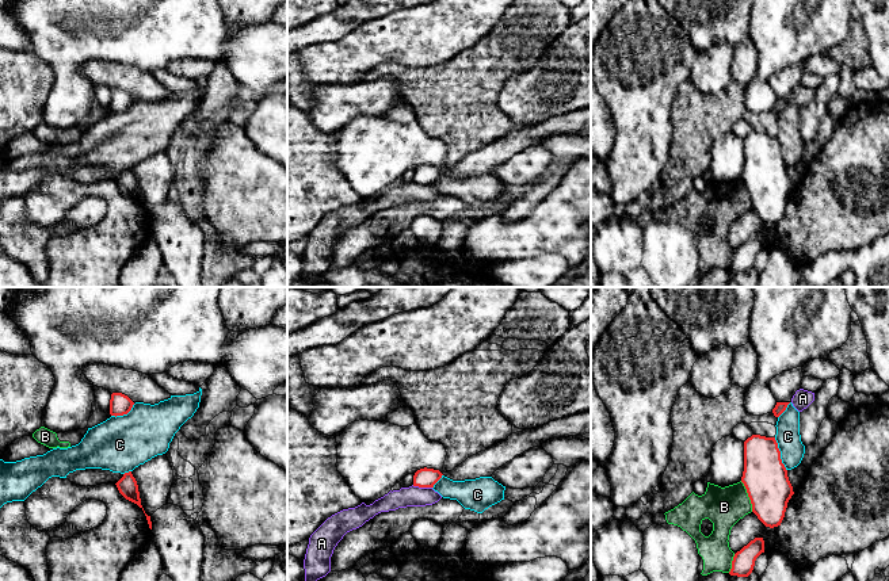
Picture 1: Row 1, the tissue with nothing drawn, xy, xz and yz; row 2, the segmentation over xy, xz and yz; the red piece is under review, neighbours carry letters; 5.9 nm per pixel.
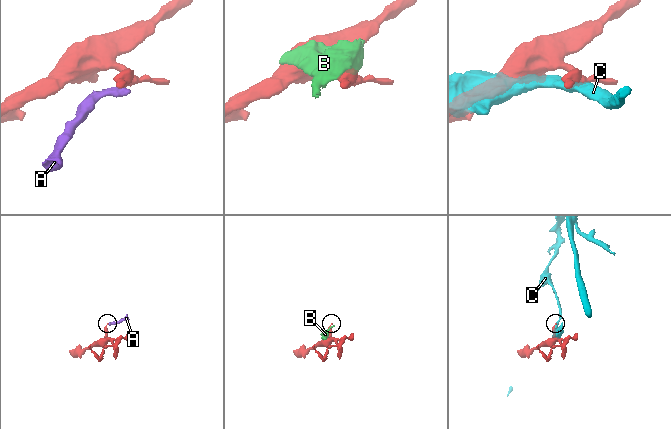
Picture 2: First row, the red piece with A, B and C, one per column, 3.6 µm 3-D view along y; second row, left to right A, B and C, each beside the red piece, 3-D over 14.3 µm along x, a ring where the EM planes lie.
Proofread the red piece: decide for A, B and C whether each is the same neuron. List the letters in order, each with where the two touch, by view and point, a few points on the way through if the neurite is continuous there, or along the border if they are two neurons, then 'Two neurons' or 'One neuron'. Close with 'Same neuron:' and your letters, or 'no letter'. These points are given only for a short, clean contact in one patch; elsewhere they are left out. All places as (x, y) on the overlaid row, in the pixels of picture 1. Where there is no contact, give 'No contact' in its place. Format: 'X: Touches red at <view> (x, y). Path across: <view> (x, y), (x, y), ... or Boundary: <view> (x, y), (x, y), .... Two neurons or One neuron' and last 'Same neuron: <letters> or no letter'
A: Touches red at xz (422, 486). Boundary: xz (412, 485), (431, 488). Two neurons
B: Touches red at yz (748, 496). Two neurons
C: Touches red at yz (779, 454). Two neurons
Same neuron: no letter

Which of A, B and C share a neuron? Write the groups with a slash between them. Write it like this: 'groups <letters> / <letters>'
groups A B / C

